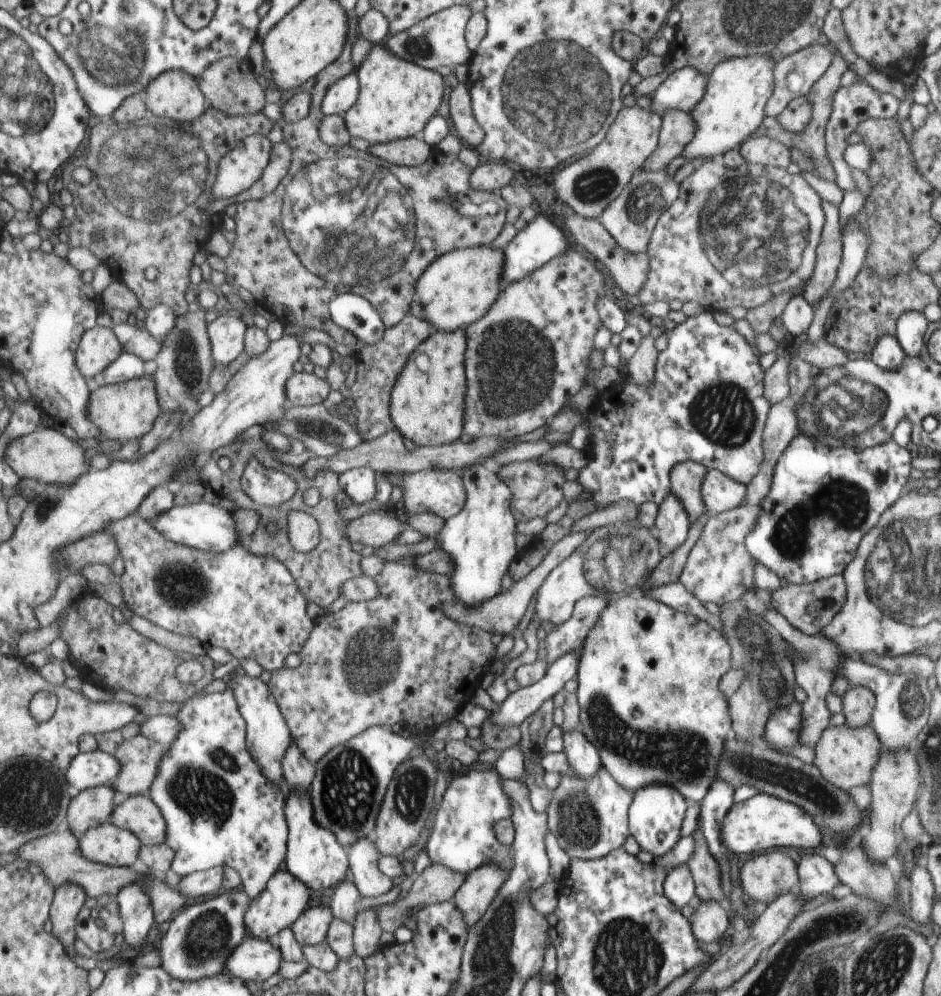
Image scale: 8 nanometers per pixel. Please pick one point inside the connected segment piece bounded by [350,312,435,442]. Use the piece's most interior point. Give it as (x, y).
(377, 367)

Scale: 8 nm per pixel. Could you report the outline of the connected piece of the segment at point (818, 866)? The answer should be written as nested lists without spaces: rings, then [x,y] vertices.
[[[802,855],[802,886],[799,886],[798,894],[805,902],[820,896],[821,893],[832,895],[834,886],[838,884],[834,869],[824,855]]]

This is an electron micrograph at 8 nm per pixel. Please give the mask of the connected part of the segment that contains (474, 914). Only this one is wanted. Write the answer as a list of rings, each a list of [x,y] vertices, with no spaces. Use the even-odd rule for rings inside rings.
[[[488,861],[467,874],[453,900],[463,912],[469,930],[488,912],[489,906],[502,890],[508,874],[510,872],[499,867],[494,861]]]

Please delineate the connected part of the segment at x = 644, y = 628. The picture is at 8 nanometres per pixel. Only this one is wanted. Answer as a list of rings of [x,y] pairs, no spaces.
[[[636,590],[630,595],[622,596],[617,601],[609,601],[608,605],[599,612],[595,625],[589,630],[584,639],[577,666],[577,701],[580,707],[580,728],[583,733],[596,745],[601,756],[601,764],[624,788],[636,793],[635,790],[652,783],[666,783],[676,787],[684,797],[693,803],[699,803],[710,785],[716,778],[716,766],[720,758],[726,740],[726,734],[730,732],[730,714],[728,714],[728,700],[720,689],[721,678],[732,668],[732,647],[728,639],[709,622],[699,619],[695,614],[686,611],[677,611],[665,603],[658,602],[650,596],[646,596]]]

